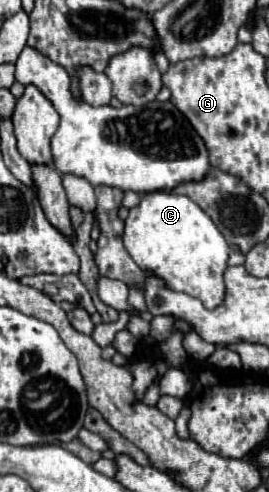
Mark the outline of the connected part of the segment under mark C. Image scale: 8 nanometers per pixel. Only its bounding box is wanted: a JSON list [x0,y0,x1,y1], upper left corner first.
[124,192,230,308]

